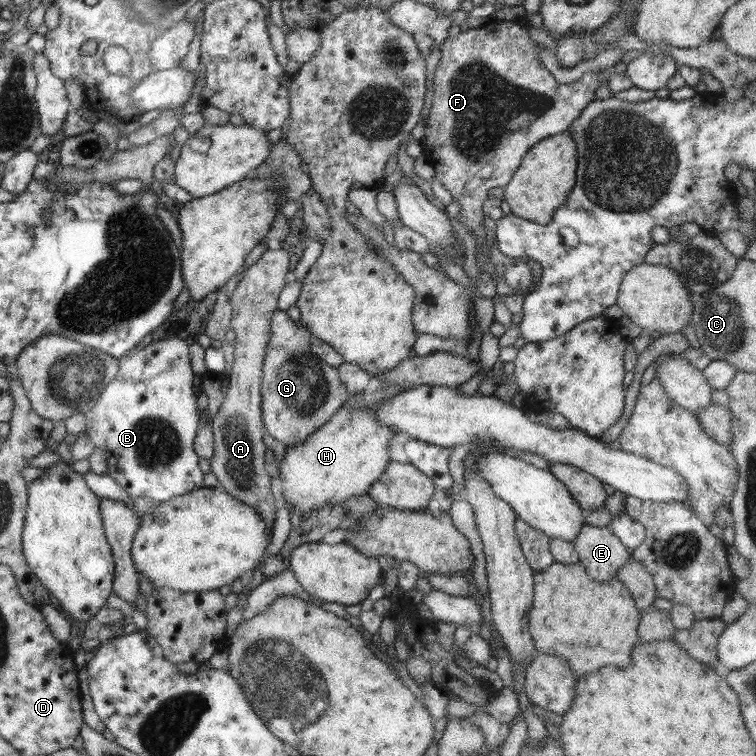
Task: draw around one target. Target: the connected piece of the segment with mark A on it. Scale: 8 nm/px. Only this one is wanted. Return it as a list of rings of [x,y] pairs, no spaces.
[[[267,249],[261,258],[244,272],[238,287],[231,296],[232,315],[230,328],[236,334],[234,363],[228,382],[228,391],[218,413],[213,419],[214,454],[211,470],[219,480],[219,488],[248,506],[256,507],[268,531],[272,532],[276,506],[270,489],[271,476],[266,471],[266,445],[262,441],[266,430],[262,423],[261,382],[262,362],[266,344],[270,340],[272,315],[278,311],[277,300],[287,286],[286,276],[290,272],[290,256],[284,249]]]

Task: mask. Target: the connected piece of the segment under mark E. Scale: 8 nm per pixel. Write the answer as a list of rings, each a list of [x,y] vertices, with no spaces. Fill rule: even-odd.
[[[585,524],[573,543],[579,556],[578,563],[596,582],[615,578],[616,572],[632,557],[632,551],[612,534],[609,527]]]

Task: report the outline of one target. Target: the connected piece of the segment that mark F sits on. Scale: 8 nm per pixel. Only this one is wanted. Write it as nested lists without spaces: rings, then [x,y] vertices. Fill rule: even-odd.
[[[521,20],[499,21],[488,28],[480,23],[465,32],[456,31],[455,36],[450,36],[439,46],[441,59],[432,80],[434,99],[428,117],[424,118],[423,155],[429,159],[442,186],[450,191],[459,205],[456,219],[473,234],[476,246],[487,246],[484,227],[490,222],[483,214],[483,205],[489,197],[488,191],[506,187],[518,171],[521,160],[538,142],[566,132],[582,110],[597,99],[600,76],[608,79],[609,74],[614,73],[613,69],[600,69],[584,73],[570,84],[558,82],[538,60],[539,46],[531,39],[528,29],[529,26]]]

